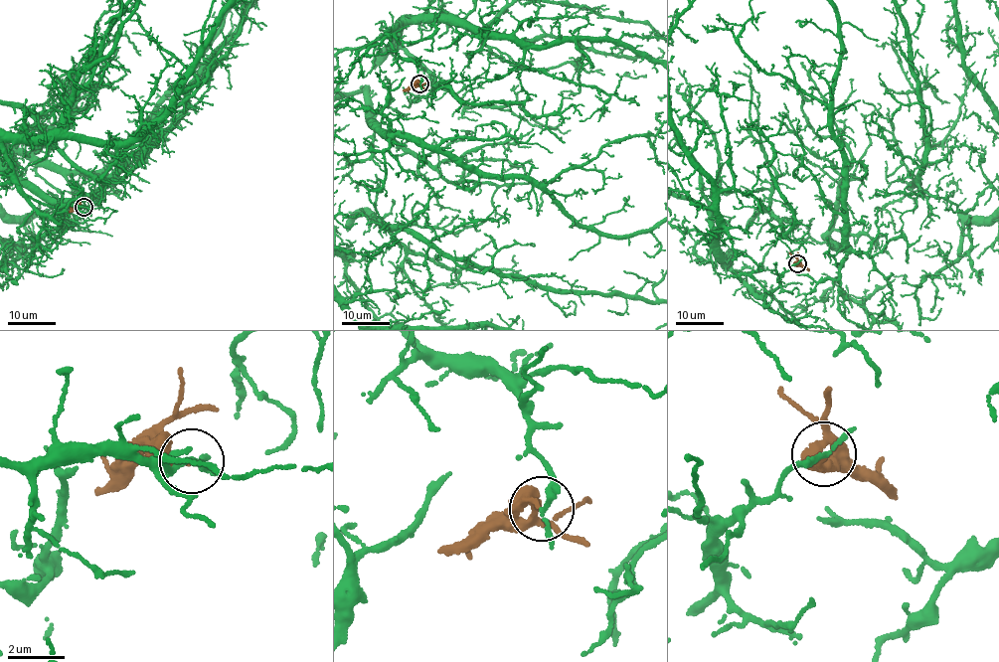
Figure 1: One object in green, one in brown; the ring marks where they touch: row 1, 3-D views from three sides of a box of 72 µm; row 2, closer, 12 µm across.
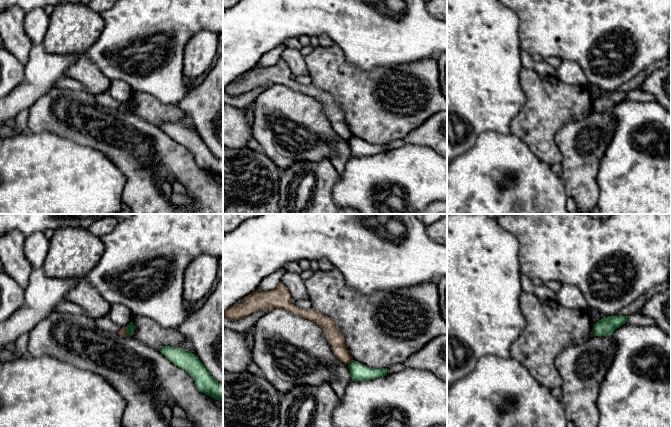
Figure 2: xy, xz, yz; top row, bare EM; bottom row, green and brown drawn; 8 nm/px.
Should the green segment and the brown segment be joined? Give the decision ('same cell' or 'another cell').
another cell

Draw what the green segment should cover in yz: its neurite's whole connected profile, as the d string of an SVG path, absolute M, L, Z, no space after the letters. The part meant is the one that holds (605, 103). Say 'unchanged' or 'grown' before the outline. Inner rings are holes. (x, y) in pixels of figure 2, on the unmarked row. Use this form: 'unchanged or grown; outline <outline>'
unchanged; outline M608 92L593 101L595 112L611 112L613 108L624 101L630 92Z

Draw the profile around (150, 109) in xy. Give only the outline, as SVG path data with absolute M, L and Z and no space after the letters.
M132 92L134 109L132 113L158 127L163 122L186 126L185 116L187 115L178 104L163 104L158 99L143 92Z

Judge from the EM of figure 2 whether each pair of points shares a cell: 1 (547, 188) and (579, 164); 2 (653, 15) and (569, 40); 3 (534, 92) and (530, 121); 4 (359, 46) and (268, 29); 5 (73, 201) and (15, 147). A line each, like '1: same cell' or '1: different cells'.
1: different cells
2: same cell
3: same cell
4: same cell
5: same cell

